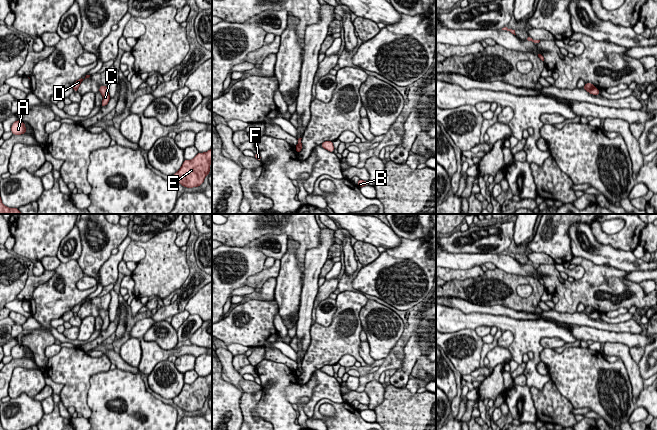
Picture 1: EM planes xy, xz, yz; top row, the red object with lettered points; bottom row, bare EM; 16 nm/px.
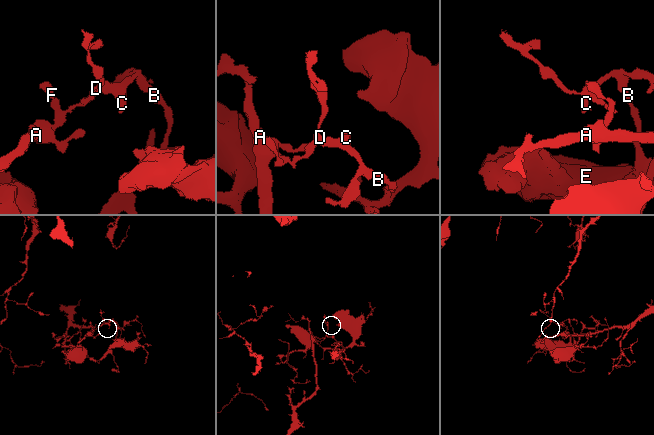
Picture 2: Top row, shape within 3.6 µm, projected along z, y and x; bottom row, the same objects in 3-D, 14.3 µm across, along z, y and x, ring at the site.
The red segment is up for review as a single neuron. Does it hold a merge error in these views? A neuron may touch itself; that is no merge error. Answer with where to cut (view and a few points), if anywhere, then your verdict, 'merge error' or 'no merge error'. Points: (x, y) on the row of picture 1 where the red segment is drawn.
cut yz (584, 86), (588, 88), (594, 87); merge error

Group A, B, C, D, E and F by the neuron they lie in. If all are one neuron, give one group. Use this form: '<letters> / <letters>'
A F / B C D E

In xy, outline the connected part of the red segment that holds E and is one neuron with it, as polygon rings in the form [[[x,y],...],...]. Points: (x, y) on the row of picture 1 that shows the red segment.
[[[212,148],[204,153],[198,153],[192,160],[184,160],[181,168],[173,174],[176,182],[187,188],[202,185],[210,172],[212,163]]]

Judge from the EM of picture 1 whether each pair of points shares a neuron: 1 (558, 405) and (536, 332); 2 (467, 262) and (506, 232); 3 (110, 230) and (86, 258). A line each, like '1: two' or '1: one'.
1: two
2: two
3: one

